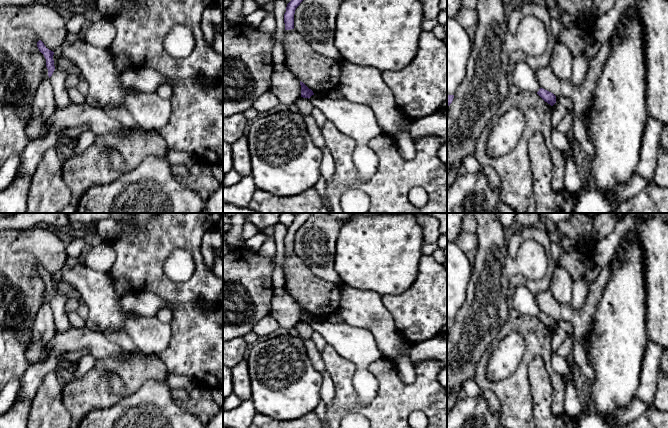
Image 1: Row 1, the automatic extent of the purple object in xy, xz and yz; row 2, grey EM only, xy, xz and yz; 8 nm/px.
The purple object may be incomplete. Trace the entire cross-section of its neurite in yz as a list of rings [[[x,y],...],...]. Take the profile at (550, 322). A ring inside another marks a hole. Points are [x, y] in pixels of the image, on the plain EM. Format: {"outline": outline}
{"outline": [[[540,312],[539,315],[537,316],[537,318],[545,325],[547,326],[548,328],[550,328],[551,330],[553,330],[555,327],[556,327],[556,320],[543,313],[543,312]]]}

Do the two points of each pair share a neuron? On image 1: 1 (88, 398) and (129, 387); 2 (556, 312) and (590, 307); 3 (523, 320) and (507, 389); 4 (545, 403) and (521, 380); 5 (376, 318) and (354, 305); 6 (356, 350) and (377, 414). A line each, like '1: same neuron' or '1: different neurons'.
1: same neuron
2: same neuron
3: same neuron
4: different neurons
5: same neuron
6: different neurons

